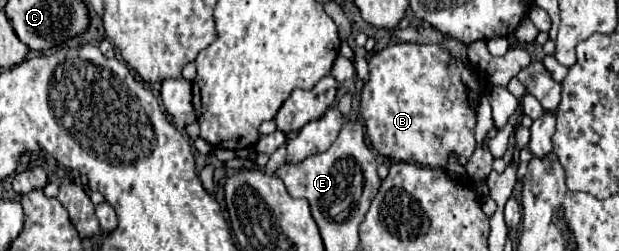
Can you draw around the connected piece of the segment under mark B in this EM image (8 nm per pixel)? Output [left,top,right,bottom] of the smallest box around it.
[361,43,481,167]

